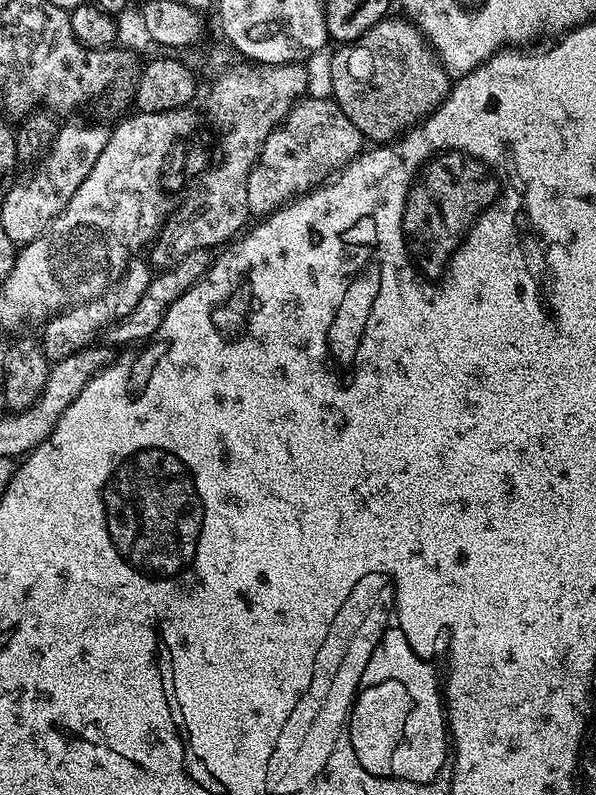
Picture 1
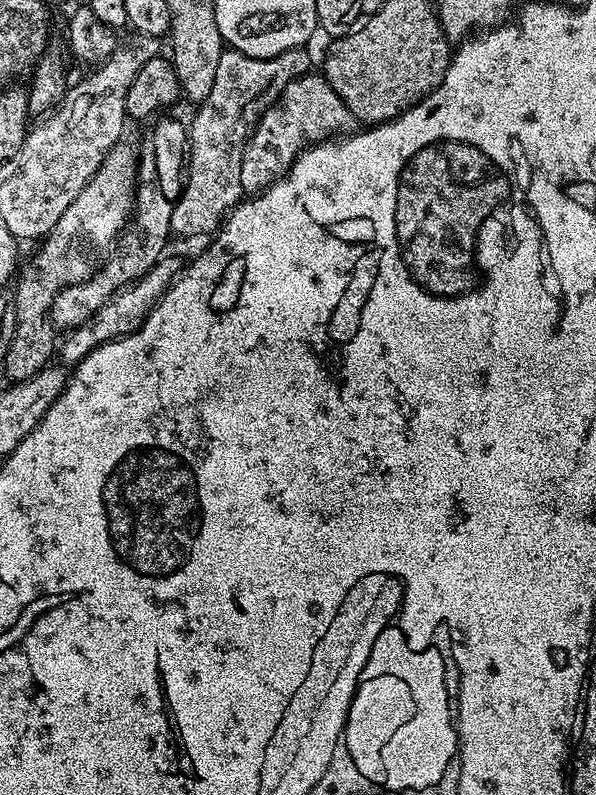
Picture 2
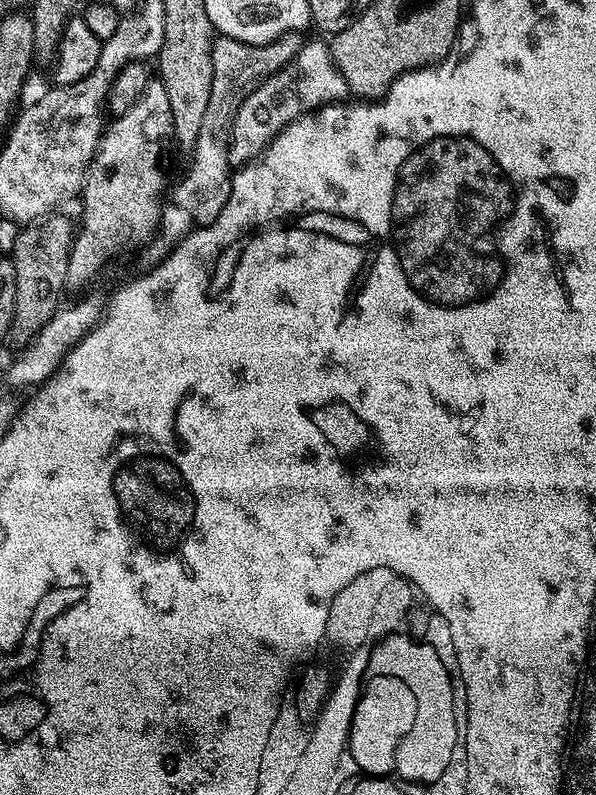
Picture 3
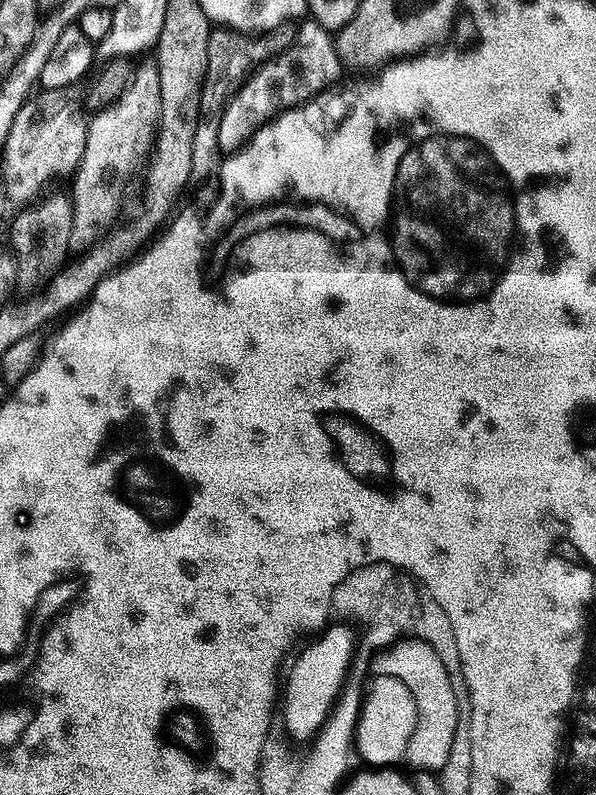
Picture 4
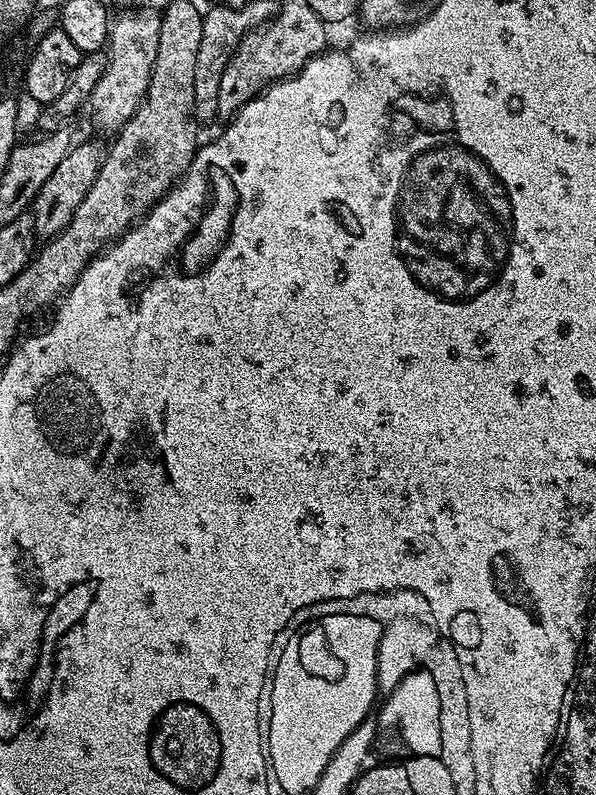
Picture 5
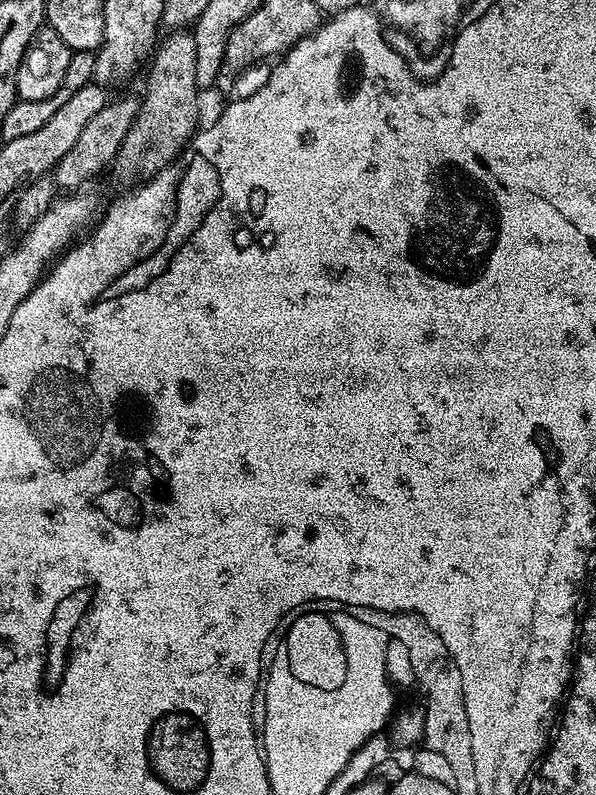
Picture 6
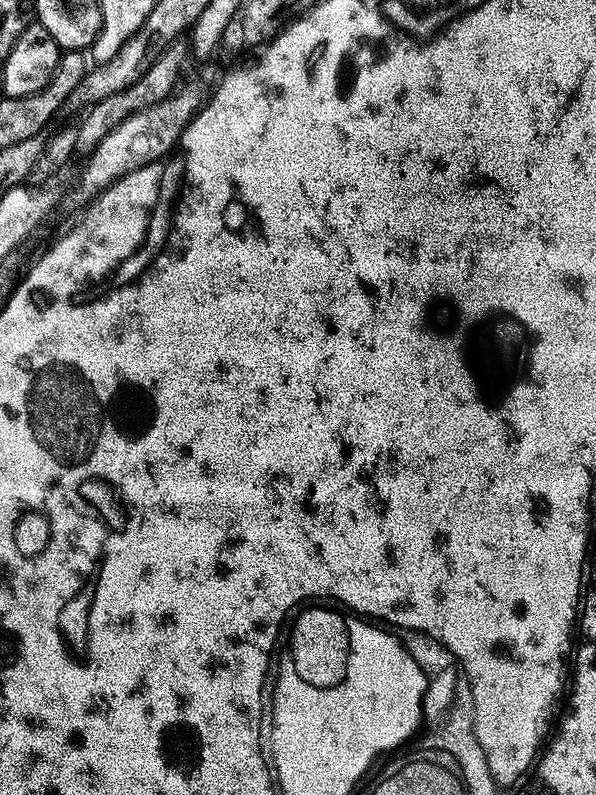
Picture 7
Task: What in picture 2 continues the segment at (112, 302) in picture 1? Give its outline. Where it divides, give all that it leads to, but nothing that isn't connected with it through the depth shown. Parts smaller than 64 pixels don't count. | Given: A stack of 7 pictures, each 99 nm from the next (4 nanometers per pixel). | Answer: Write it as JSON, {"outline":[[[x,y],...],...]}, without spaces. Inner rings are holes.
{"outline":[[[145,158],[138,164],[138,180],[134,211],[126,225],[126,231],[117,239],[114,247],[107,253],[106,259],[97,268],[90,279],[81,284],[69,284],[61,287],[52,297],[51,318],[53,325],[60,330],[71,330],[90,318],[112,295],[126,289],[133,281],[142,278],[165,255],[164,247],[168,236],[173,235],[170,226],[173,201],[162,194],[153,177],[153,161]]]}

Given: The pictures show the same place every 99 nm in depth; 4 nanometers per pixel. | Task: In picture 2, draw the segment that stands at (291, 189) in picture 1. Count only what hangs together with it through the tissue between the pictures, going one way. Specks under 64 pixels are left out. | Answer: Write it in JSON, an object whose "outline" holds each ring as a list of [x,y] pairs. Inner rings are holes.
{"outline":[[[309,74],[290,81],[280,92],[275,104],[268,107],[256,121],[248,143],[244,146],[242,186],[245,193],[263,192],[288,175],[289,168],[305,148],[337,134],[351,133],[353,128],[354,118],[346,102],[338,98],[334,86],[330,86],[323,74]]]}

